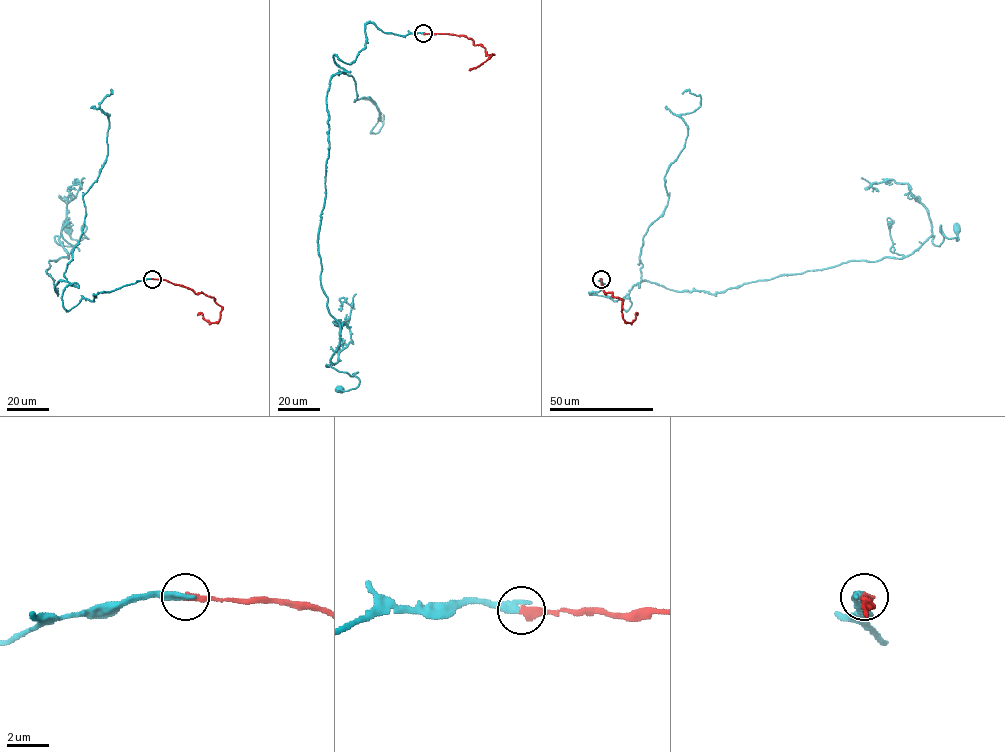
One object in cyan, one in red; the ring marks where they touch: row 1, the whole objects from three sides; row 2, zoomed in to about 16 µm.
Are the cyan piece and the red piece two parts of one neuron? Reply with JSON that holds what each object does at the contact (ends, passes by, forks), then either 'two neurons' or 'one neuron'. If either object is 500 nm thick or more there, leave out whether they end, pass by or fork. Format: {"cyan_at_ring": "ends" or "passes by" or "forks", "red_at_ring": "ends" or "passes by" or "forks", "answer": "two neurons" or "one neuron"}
{"cyan_at_ring": "ends", "red_at_ring": "ends", "answer": "two neurons"}

